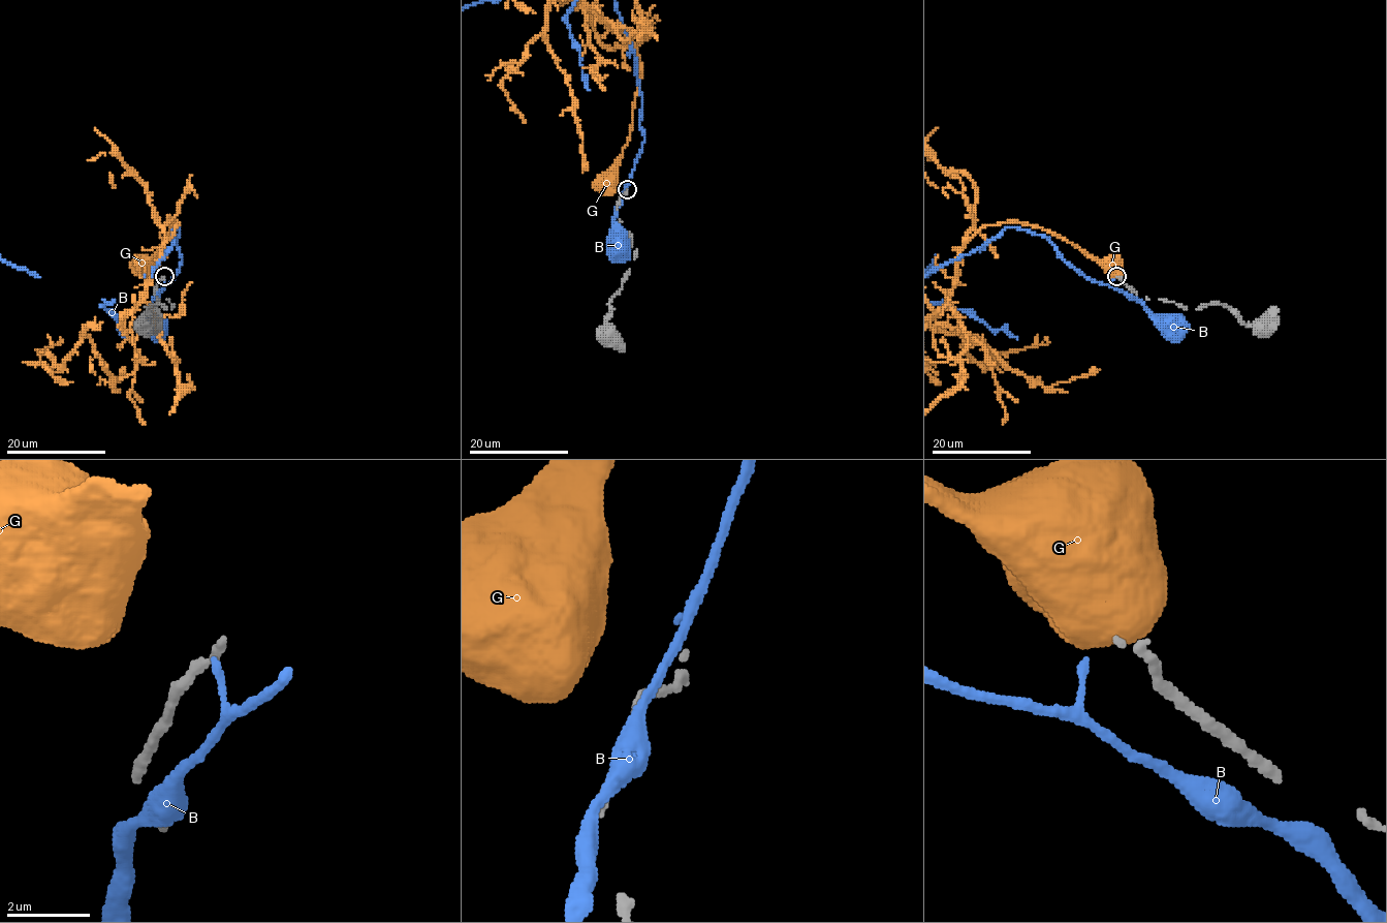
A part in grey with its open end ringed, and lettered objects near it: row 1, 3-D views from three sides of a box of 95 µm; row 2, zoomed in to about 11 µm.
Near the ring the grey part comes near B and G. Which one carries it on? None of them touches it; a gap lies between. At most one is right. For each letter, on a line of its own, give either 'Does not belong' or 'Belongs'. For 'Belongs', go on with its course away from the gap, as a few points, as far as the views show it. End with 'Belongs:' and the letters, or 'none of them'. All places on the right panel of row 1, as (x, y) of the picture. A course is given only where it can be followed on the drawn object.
B: Does not belong
G: Does not belong
Belongs: none of them

